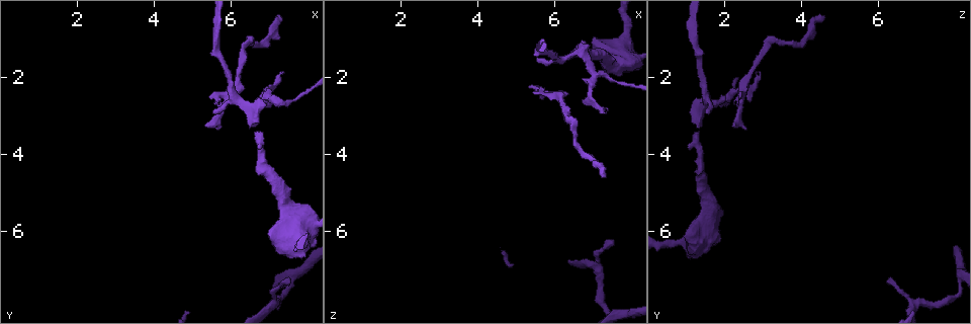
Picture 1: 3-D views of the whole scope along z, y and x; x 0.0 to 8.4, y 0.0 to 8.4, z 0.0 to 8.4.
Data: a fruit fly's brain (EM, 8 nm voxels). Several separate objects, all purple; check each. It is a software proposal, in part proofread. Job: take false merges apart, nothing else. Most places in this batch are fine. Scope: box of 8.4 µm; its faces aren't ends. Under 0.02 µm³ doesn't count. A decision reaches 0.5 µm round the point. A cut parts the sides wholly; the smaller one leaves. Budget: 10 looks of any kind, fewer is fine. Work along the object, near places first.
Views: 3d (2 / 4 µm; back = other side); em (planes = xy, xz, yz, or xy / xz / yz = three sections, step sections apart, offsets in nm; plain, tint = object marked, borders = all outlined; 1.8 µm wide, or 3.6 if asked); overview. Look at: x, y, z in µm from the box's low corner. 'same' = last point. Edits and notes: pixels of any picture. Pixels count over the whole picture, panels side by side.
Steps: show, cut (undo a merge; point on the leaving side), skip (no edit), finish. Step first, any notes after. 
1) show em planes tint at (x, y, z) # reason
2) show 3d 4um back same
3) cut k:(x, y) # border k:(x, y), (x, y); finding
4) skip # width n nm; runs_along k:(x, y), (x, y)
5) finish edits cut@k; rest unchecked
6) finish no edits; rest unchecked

show 3d 4um at (8.00, 5.85, 1.60) # sudden change in width

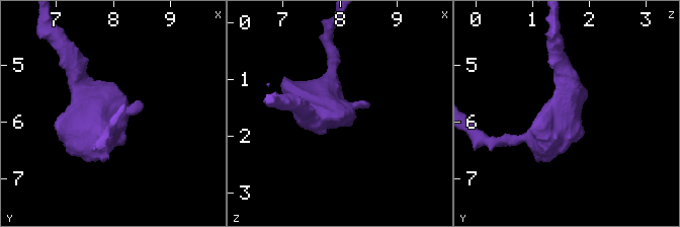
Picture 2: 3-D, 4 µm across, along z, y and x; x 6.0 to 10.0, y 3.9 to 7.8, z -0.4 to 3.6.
show em 3.6um planes plain at (7.95, 5.80, 1.55)

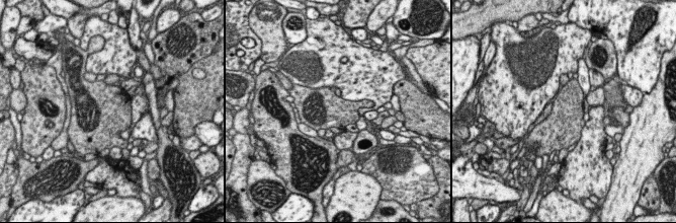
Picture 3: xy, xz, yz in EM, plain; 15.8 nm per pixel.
show em 3.6um planes tint same

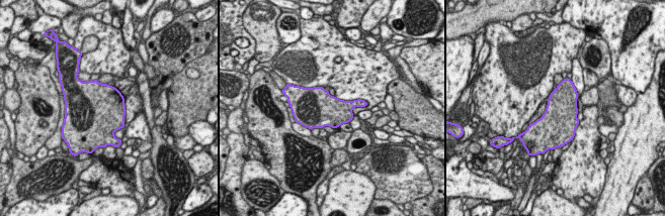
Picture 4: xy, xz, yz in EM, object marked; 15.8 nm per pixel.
skip # one cell here

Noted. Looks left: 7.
show em planes tint at (6.45, 1.10, 3.10) # sharp bend

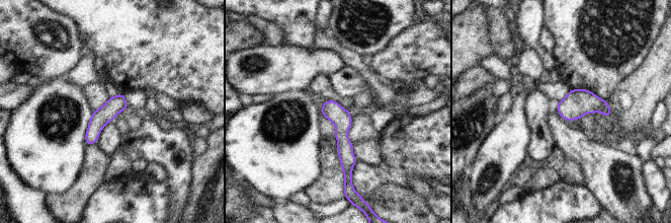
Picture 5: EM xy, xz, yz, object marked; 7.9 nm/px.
skip # runs_along 5:(326, 103), (342, 121), (349, 170); continuous, no second cell

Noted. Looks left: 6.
show em yz step 4 tint at (7.10, 2.55, 2.00) # arms part here

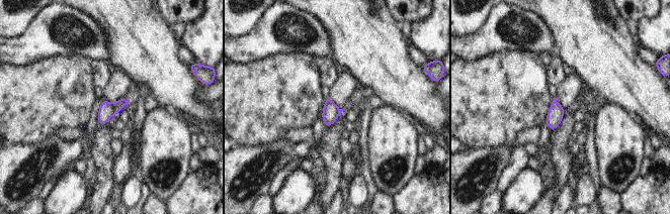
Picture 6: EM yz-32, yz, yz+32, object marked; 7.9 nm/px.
skip # continuous, no second cell

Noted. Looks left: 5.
show 3d 2um at (7.10, 7.85, 6.95) # abrupt turn

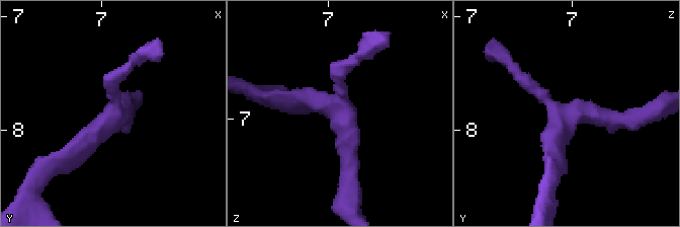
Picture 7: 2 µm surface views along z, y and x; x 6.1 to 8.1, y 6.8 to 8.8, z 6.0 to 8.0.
show em xz step 8 tint at (7.12, 7.84, 6.92) # now the EM

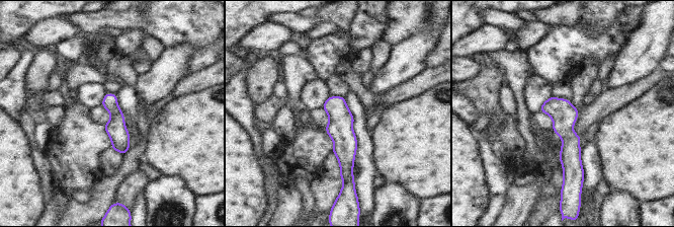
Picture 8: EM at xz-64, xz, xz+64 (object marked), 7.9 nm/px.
skip # runs_along 8:(330, 98), (344, 138), (343, 174); one cell here

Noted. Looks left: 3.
finish no edits; rest unchecked

